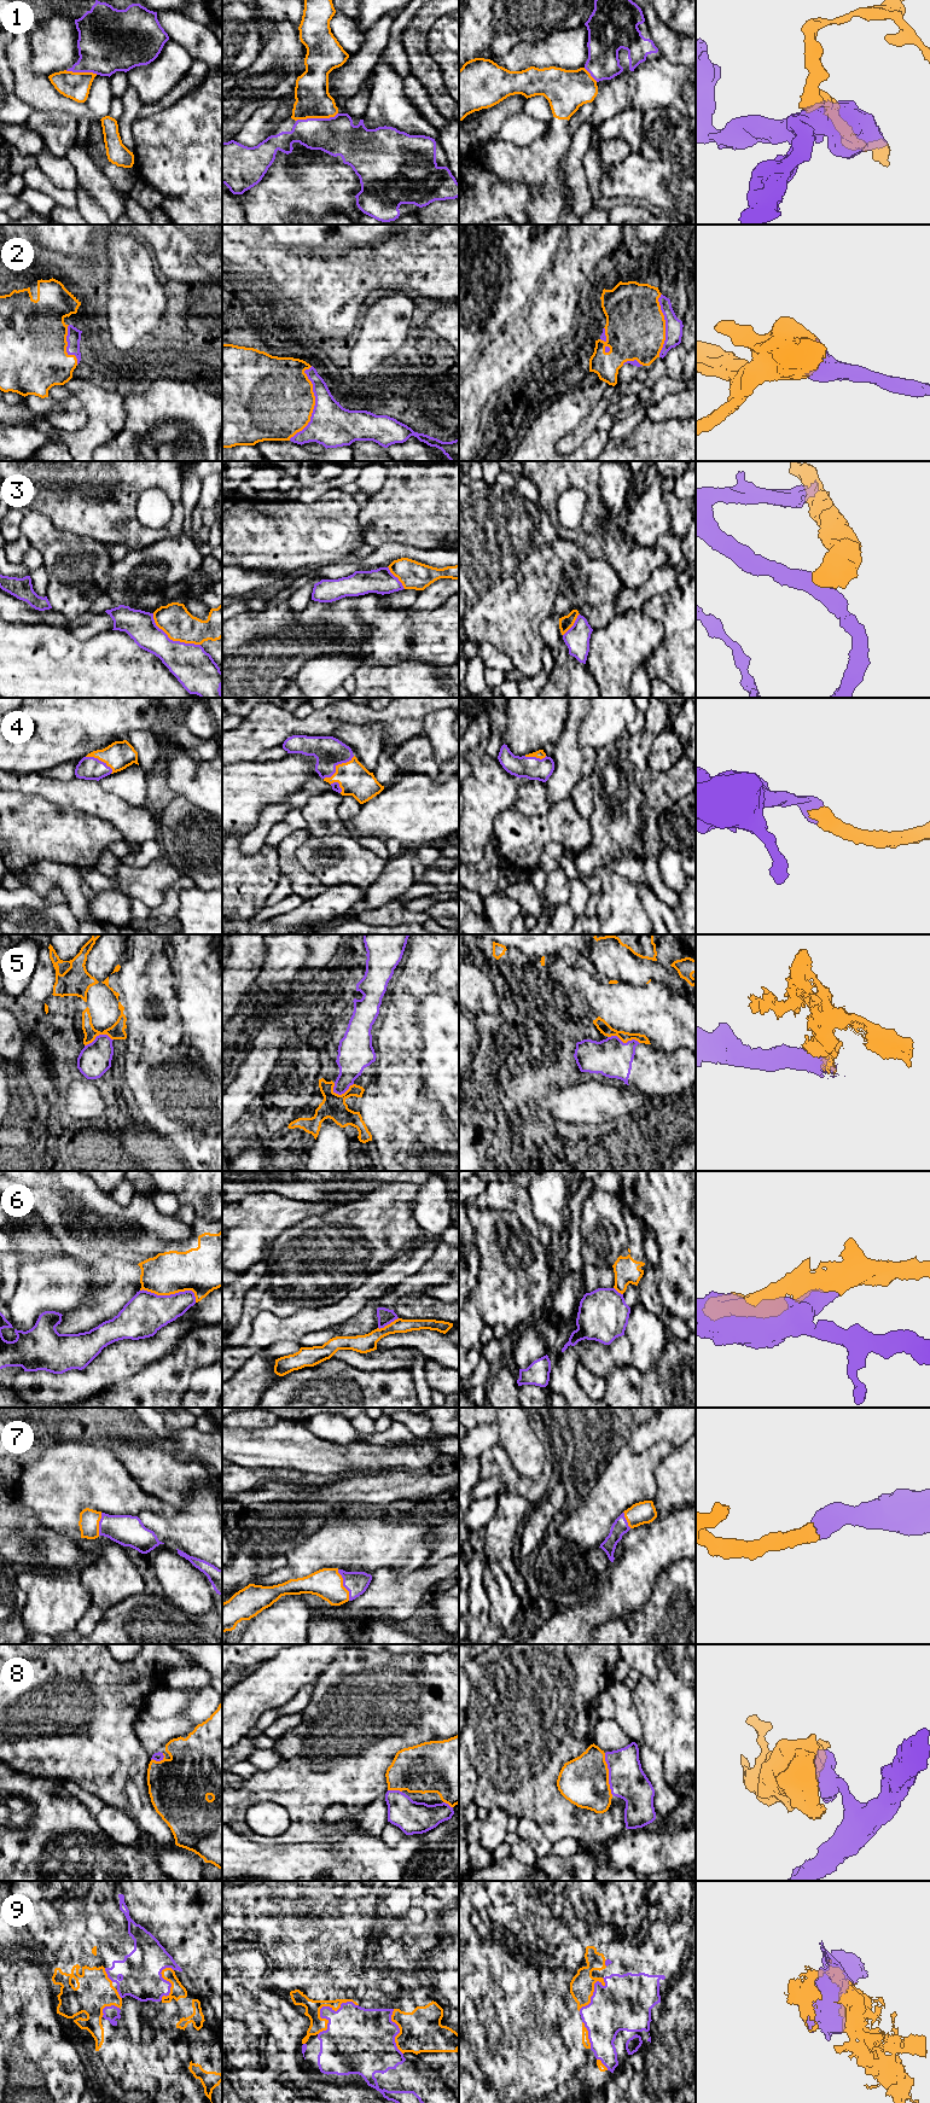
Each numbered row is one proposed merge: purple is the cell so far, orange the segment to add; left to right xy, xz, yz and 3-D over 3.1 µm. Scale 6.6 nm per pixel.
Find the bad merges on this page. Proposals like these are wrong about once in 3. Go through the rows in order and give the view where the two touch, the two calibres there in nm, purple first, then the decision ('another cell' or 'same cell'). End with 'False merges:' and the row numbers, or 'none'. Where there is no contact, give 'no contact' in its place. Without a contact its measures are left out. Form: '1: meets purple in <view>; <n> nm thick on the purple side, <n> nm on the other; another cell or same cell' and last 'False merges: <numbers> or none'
1: meets purple in xz; 260 nm thick on the purple side, 240 nm on the other; same cell
2: meets purple in xz; 280 nm thick on the purple side, 480 nm on the other; same cell
3: meets purple in xy; 280 nm thick on the purple side, 220 nm on the other; another cell
4: meets purple in xz; 200 nm thick on the purple side, 220 nm on the other; same cell
5: meets purple in yz; 260 nm thick on the purple side, 80 nm on the other; another cell
6: meets purple in xy; 280 nm thick on the purple side, 300 nm on the other; another cell
7: meets purple in xz; 150 nm thick on the purple side, 200 nm on the other; same cell
8: meets purple in yz; 240 nm thick on the purple side, 320 nm on the other; same cell
9: meets purple in xz; 340 nm thick on the purple side, 100 nm on the other; same cell
False merges: 3, 5, 6

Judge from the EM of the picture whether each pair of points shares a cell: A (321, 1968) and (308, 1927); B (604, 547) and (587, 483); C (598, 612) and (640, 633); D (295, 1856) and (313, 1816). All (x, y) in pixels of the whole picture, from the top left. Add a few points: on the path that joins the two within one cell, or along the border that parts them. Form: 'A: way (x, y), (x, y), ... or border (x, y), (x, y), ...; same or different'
A: way (321, 1958), (321, 1940), (318, 1937); same
B: way (598, 531), (593, 499); same
C: border (617, 615), (593, 630); different
D: border (330, 1842), (292, 1842), (273, 1846); different

